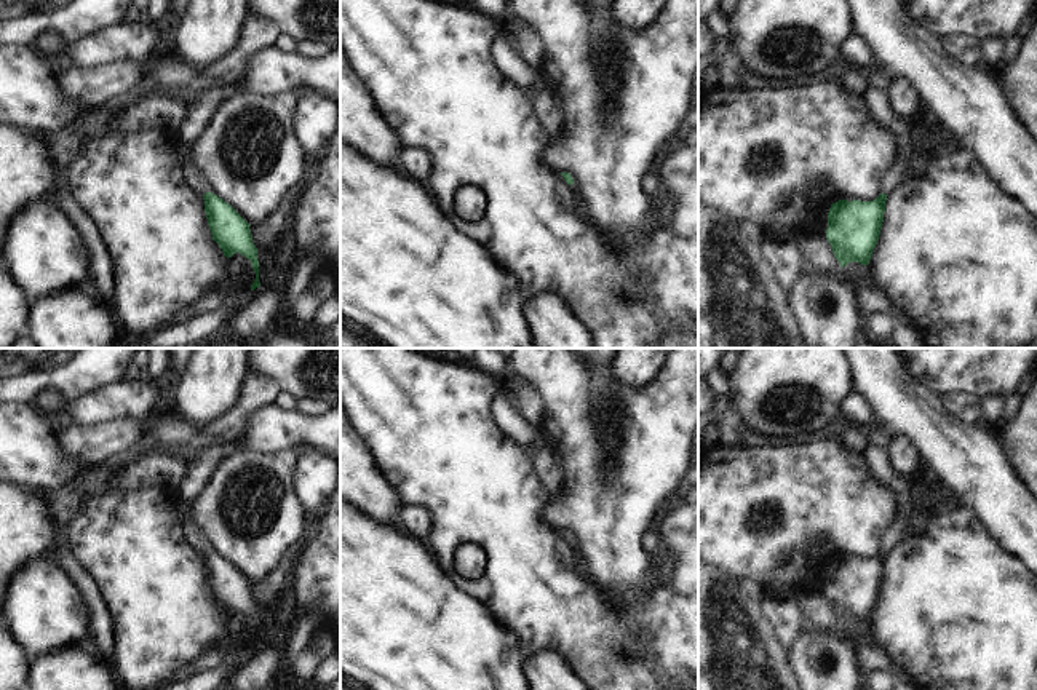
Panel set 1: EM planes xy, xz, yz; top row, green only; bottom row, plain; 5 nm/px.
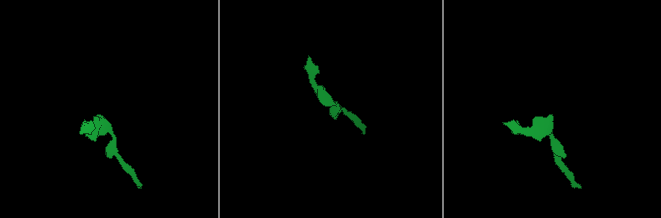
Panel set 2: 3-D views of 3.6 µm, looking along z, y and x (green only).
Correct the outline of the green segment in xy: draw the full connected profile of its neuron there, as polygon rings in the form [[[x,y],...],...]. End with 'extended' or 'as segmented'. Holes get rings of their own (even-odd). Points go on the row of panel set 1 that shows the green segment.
[[[216,86],[198,93],[189,107],[187,117],[176,129],[177,147],[189,185],[203,195],[205,212],[213,240],[219,244],[227,259],[240,252],[251,260],[252,270],[256,273],[256,280],[251,284],[251,291],[254,291],[260,286],[260,283],[257,248],[252,243],[249,230],[251,225],[228,203],[208,190],[208,180],[192,163],[192,145],[205,131],[211,115],[227,93],[228,89],[224,86]]]; extended

